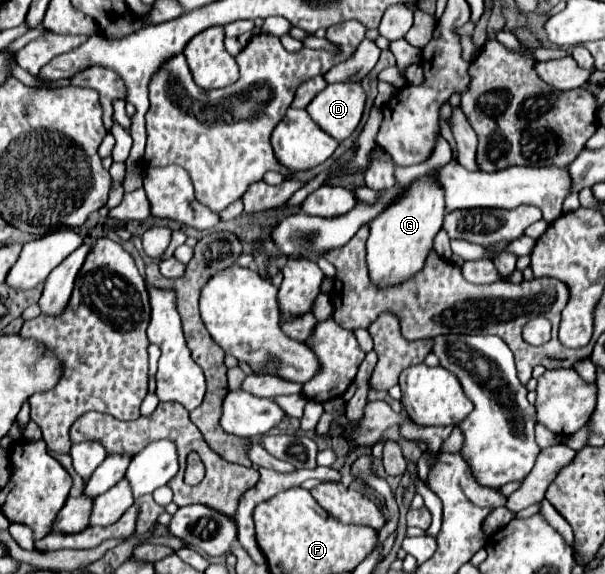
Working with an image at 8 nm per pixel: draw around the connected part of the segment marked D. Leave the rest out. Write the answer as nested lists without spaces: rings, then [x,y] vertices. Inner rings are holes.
[[[359,83],[327,85],[307,107],[311,119],[333,139],[343,141],[357,129],[365,105]]]

